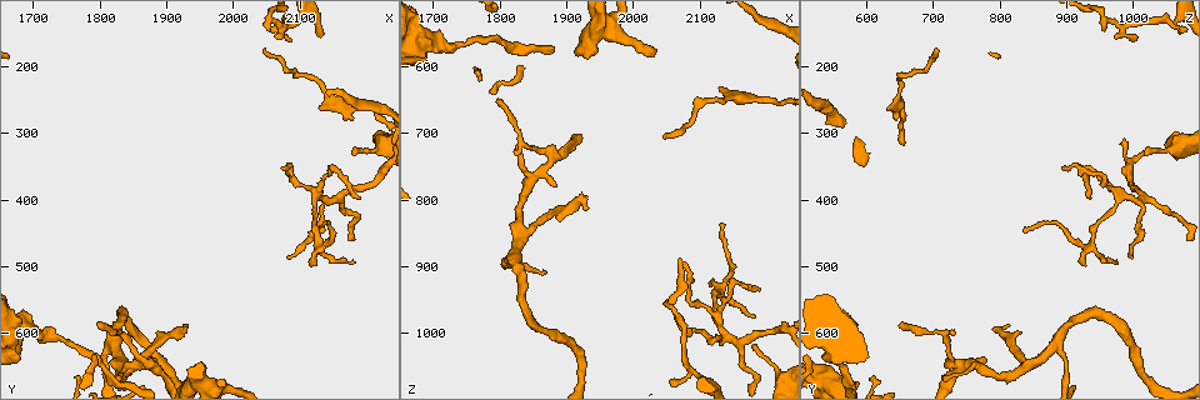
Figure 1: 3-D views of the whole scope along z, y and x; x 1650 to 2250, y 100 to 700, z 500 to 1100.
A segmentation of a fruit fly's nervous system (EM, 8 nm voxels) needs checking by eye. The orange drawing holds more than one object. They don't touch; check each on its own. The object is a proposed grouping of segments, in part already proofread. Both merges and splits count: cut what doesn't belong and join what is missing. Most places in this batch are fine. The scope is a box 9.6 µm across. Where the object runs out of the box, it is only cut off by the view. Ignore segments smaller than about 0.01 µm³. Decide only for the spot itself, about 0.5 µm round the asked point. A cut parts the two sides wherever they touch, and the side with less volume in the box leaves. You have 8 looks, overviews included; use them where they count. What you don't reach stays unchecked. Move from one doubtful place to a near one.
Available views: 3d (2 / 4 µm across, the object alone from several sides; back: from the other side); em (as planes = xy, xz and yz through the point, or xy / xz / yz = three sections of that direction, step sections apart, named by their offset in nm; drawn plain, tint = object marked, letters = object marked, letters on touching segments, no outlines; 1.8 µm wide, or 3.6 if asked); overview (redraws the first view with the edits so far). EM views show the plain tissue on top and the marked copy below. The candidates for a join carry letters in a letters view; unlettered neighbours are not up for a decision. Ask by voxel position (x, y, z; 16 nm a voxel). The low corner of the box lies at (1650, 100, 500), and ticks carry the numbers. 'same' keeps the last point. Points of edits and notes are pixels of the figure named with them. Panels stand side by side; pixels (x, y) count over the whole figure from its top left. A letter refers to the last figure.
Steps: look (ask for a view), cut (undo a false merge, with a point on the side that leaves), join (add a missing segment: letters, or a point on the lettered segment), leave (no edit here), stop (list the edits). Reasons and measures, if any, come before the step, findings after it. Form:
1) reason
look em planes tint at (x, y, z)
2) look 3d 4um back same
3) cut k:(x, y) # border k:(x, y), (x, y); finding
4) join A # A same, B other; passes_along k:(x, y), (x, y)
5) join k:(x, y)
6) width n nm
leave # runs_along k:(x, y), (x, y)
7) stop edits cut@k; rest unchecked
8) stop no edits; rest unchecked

branch stops here
look em 3.6um xz step 16 tint at (1930, 590, 810)

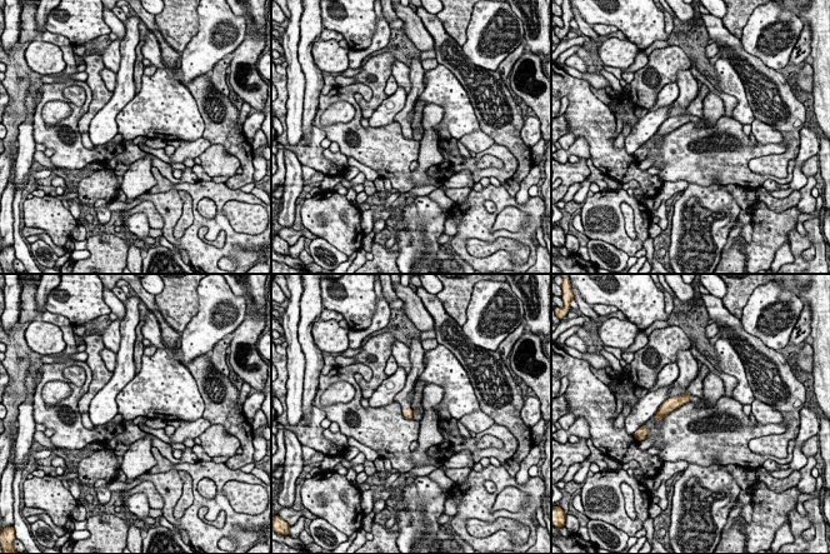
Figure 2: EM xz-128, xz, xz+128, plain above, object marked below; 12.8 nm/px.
look em 3.6um xz step 16 letters same

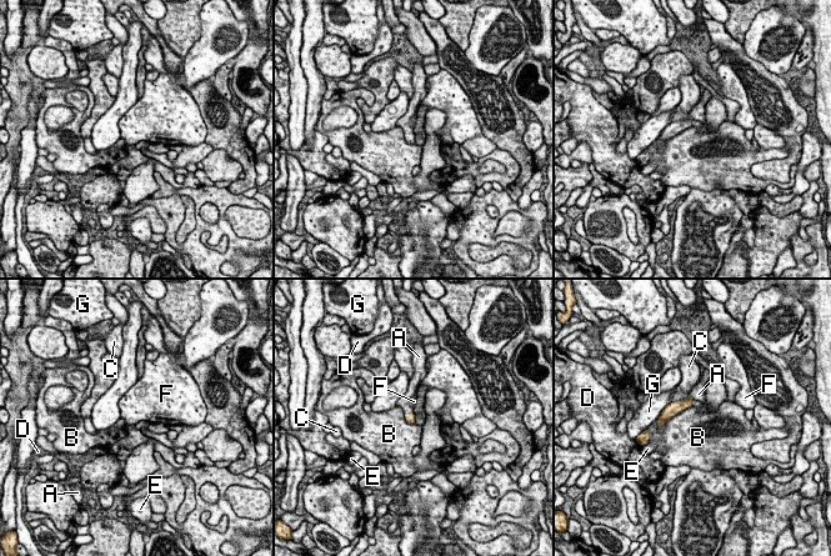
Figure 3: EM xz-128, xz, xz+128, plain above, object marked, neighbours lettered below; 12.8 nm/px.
width 120 nm
join A # A same, B other, C other, D other, E other, F other, G other; passes_along 3:(410, 417), (409, 414), (405, 400); it goes on there

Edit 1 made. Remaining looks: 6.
three-way junction
look 3d 4um at (1880, 650, 735)

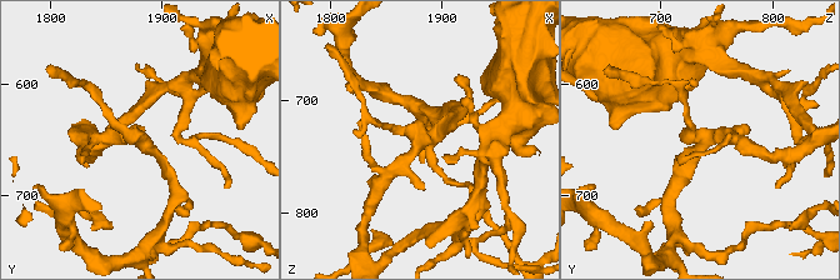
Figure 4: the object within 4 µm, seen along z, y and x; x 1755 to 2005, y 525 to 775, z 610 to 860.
arms 3
look em xz step 4 letters at (1878, 646, 740)

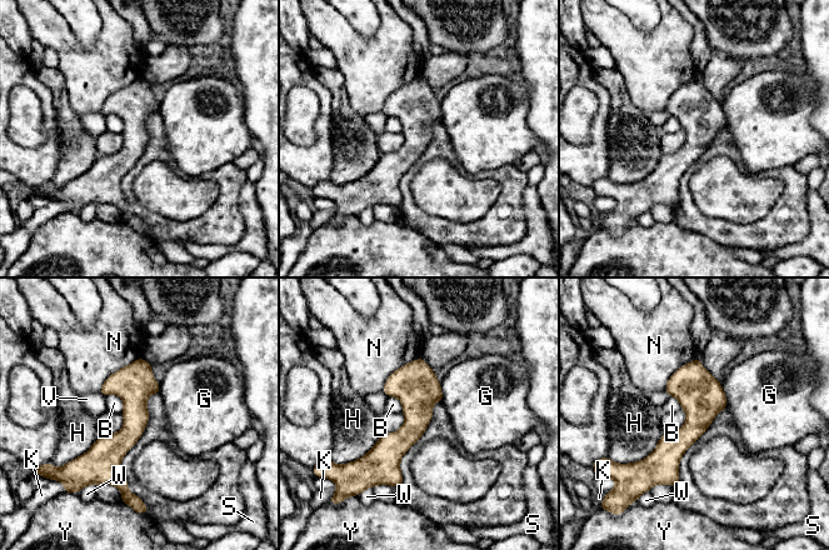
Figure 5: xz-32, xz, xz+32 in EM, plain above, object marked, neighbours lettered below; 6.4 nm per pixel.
leave # B other, G other, H other, K other, N other, S other, V other, W other, Y other; border 5:(108, 394), (121, 399), (121, 413); one neuron here

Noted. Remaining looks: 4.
look em yz step 8 tint at (2130, 390, 980)

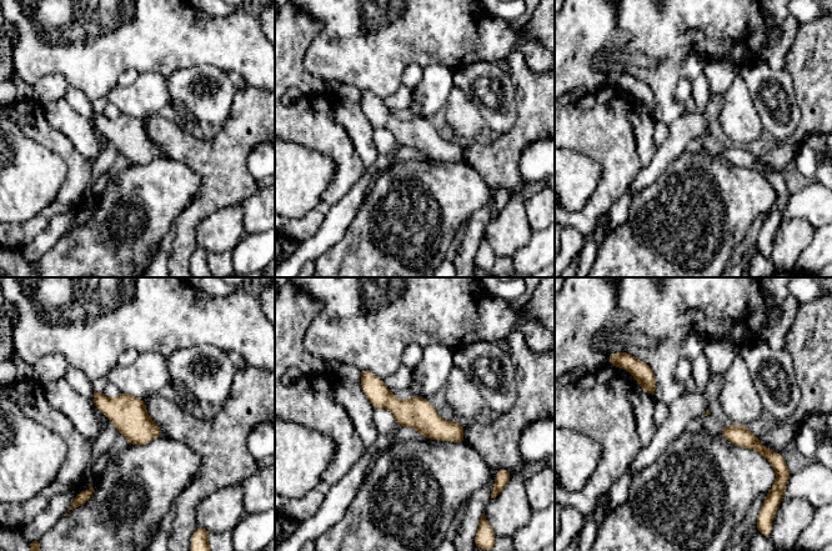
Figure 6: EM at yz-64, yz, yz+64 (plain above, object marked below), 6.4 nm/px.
another direction
look em planes tint same

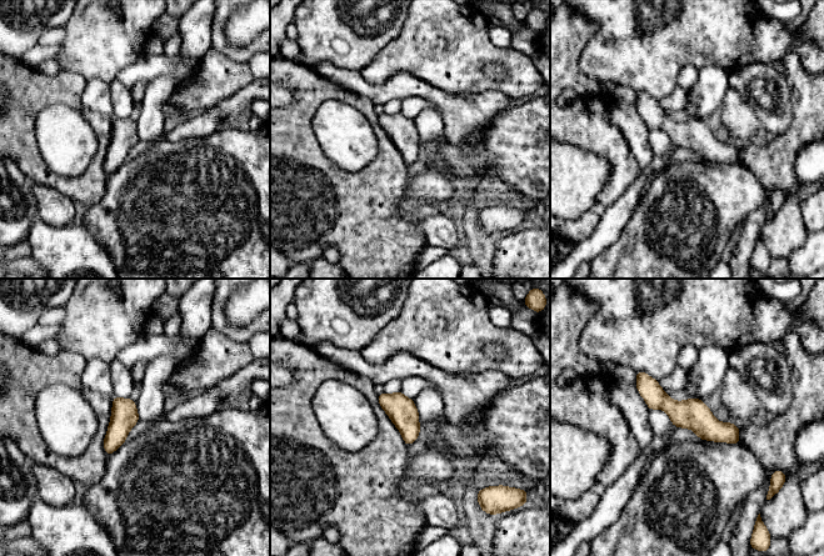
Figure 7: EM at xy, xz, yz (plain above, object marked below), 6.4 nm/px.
what lies round it
look em planes letters same

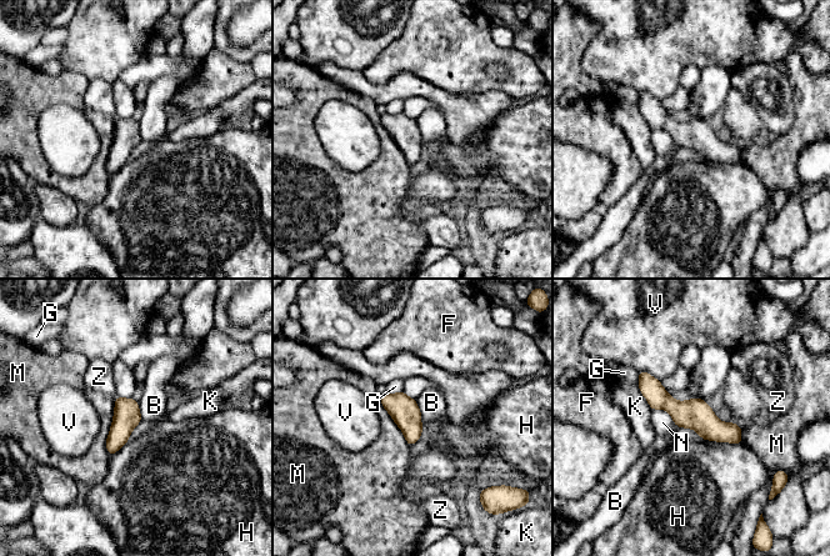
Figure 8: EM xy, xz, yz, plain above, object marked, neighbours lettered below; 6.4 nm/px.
leave # B other, F other, G other, H other, K other, M other, N other, V other, Z other; runs_along 8:(641, 374), (675, 409), (738, 440); one neuron here

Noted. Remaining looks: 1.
stop edits join@3; rest unchecked

